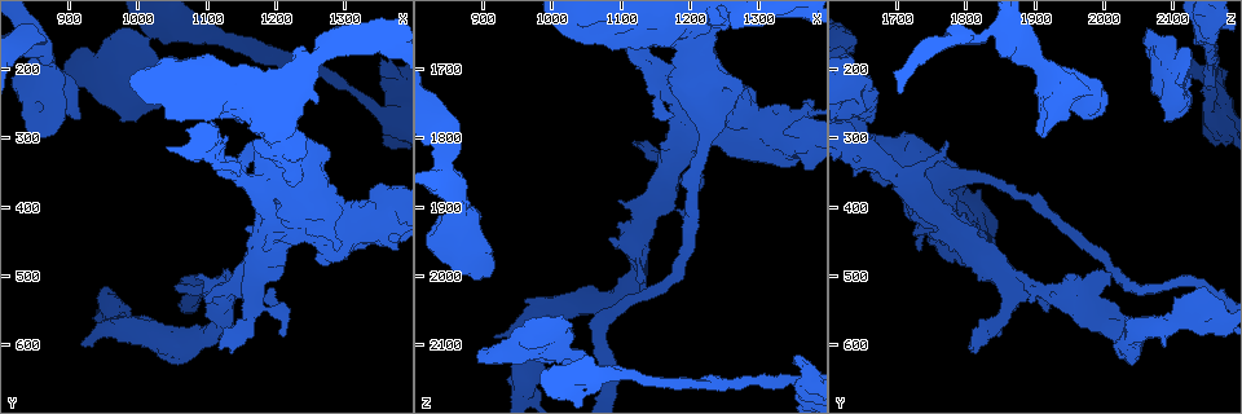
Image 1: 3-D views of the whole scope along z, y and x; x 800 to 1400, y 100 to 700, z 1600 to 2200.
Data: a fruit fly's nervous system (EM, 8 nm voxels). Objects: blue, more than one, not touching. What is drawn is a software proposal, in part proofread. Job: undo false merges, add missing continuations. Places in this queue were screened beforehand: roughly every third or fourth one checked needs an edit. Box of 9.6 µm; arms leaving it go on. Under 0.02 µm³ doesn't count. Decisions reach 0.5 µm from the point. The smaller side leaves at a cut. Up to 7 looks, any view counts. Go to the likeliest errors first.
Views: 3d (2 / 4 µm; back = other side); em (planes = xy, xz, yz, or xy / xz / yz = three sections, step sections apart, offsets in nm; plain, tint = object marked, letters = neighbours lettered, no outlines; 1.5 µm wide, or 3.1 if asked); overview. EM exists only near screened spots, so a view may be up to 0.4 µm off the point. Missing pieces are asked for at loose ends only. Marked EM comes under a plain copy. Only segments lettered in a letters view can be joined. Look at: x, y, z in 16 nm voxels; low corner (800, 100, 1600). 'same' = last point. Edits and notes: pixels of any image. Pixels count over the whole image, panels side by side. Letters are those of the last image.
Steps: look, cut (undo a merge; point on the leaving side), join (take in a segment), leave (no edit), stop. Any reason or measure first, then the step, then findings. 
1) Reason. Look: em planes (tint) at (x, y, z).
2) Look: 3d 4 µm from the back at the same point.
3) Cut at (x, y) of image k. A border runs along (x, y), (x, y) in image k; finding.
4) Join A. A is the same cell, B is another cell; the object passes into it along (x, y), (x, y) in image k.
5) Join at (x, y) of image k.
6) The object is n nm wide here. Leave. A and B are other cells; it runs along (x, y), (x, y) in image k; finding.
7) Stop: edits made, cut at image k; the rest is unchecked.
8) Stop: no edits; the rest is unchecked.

Free end. Look: em xy step 4 (letters) at (980, 275, 2085).

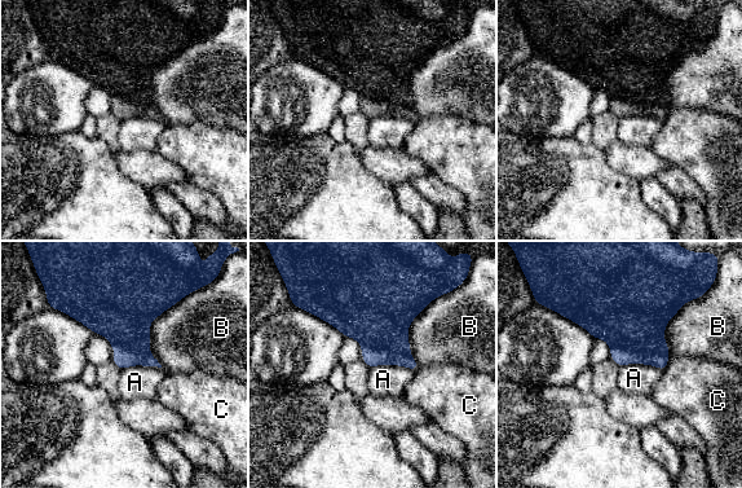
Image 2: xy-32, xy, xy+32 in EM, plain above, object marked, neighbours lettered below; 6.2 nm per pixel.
The longest contact is with B, 460 nm. Leave. A, B and C are other cells; no lettered segment goes on from it.

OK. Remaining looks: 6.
Look: em planes (letters) at (1120, 530, 1950).

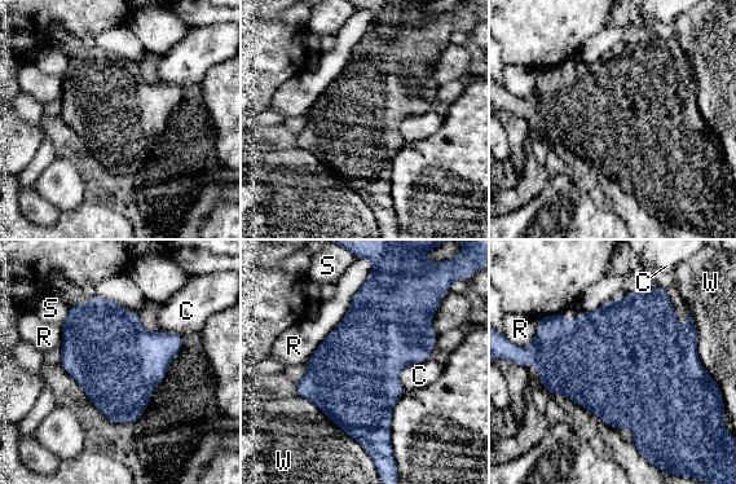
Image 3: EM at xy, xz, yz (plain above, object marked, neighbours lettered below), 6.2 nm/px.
Leave. C, R, S and W are other cells; a border runs along (430, 357), (401, 370), (404, 391) in image 3; one cell here.

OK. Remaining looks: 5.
Calibre changes. Look: em planes (tint) at (955, 575, 2080).

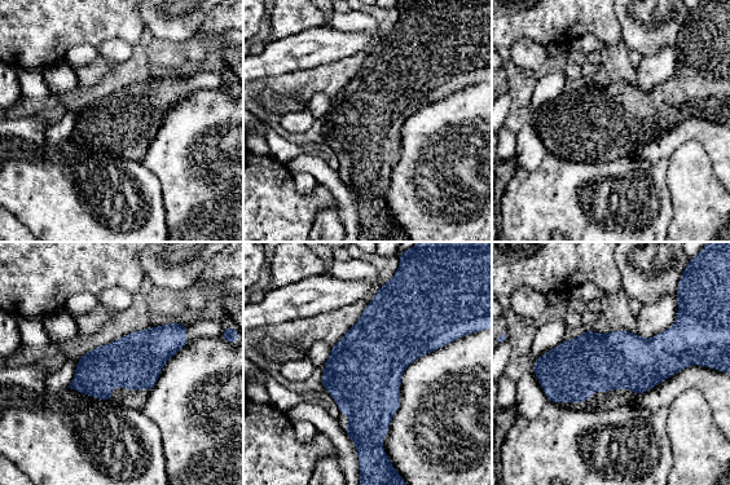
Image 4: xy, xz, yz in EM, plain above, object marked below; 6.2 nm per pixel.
Look: em planes (letters) at the same point.

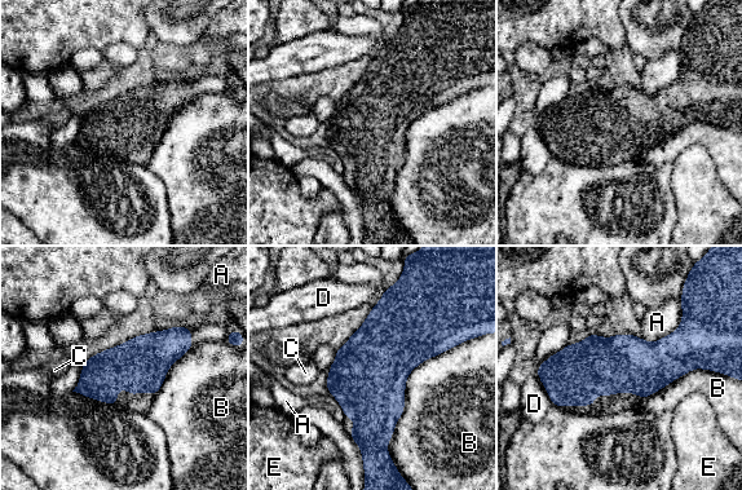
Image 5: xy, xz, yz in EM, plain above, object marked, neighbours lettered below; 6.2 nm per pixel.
Leave. A, B, C, D and E are other cells; continuous, no second cell.

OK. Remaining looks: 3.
Stop: no edits; the rest is unchecked.

